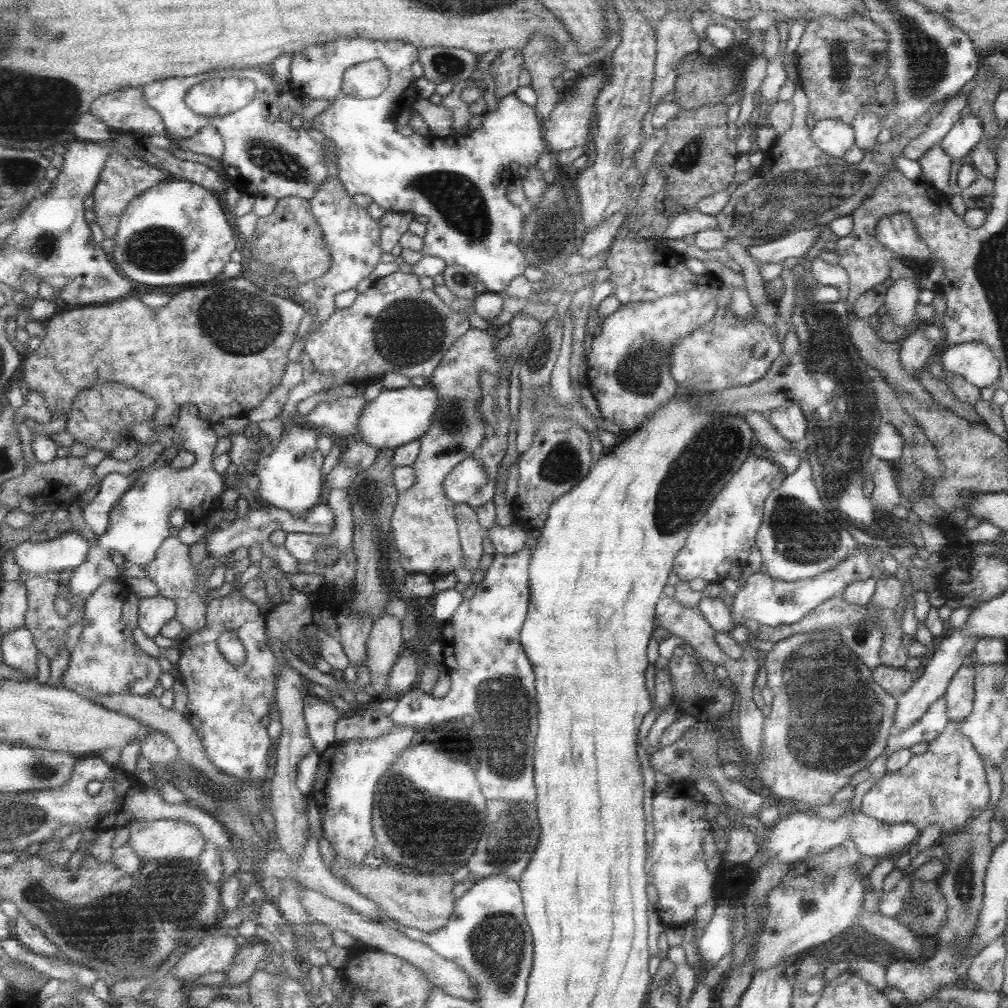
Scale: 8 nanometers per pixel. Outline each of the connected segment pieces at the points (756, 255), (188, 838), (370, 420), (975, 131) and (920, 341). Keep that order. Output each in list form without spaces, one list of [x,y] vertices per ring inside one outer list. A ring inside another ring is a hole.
[[[816,226],[809,230],[796,231],[774,241],[768,241],[764,245],[754,245],[747,248],[747,255],[751,257],[755,266],[763,263],[777,264],[787,258],[800,260],[817,240],[821,228],[822,226]]]
[[[142,821],[130,826],[130,837],[127,841],[130,847],[142,858],[147,860],[163,859],[194,859],[207,848],[205,836],[201,834],[196,824],[180,821]]]
[[[414,385],[402,389],[384,389],[379,396],[368,402],[359,421],[357,441],[375,445],[379,452],[387,449],[396,449],[408,442],[424,437],[432,427],[432,419],[440,407],[440,394],[438,390],[429,386]]]
[[[973,113],[958,118],[945,136],[937,143],[952,160],[969,154],[972,148],[982,140],[983,125],[981,119]]]
[[[920,327],[904,336],[900,340],[900,344],[898,359],[901,368],[911,376],[916,370],[925,366],[924,362],[927,360],[927,357],[931,356],[933,348],[937,348],[937,345],[931,345],[923,337]]]

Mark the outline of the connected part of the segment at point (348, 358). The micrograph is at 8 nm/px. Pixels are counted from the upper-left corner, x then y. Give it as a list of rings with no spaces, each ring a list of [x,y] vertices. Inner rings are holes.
[[[396,271],[359,294],[350,307],[338,308],[330,320],[306,338],[305,351],[313,367],[328,374],[339,385],[367,388],[369,384],[380,381],[387,372],[400,372],[409,378],[421,376],[428,380],[470,325],[465,314],[444,304],[433,290],[425,290],[415,274]]]

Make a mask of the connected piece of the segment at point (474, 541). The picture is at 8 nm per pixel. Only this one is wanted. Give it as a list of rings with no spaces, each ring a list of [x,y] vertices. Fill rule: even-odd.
[[[456,503],[455,512],[464,559],[467,568],[471,572],[475,572],[480,556],[483,554],[481,542],[483,542],[484,532],[478,525],[476,510],[473,507],[467,506],[465,503]]]

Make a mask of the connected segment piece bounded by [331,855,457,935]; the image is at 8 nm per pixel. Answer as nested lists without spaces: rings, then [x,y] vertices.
[[[335,855],[334,860],[331,870],[346,883],[353,885],[355,890],[374,900],[391,923],[416,928],[422,935],[437,932],[445,928],[450,921],[457,901],[453,897],[453,888],[457,882],[453,880],[451,871],[443,874],[415,872],[409,874],[409,872],[397,872],[385,866],[385,863],[379,868],[373,868],[364,862],[362,864],[341,862],[338,860],[338,855]]]

